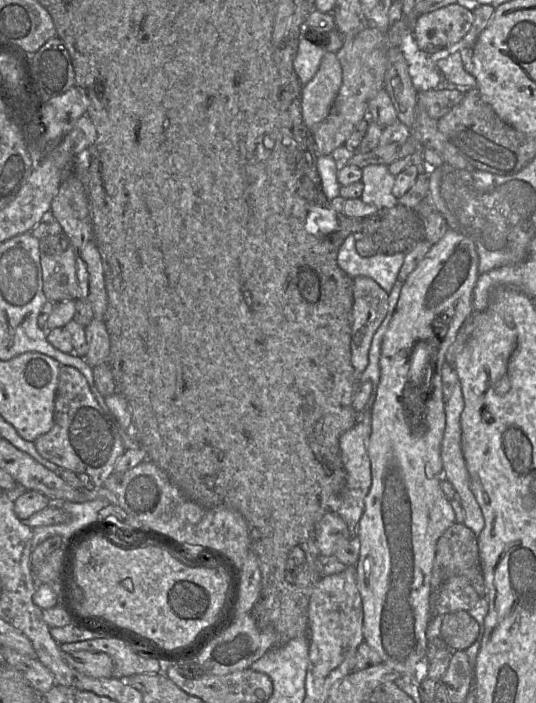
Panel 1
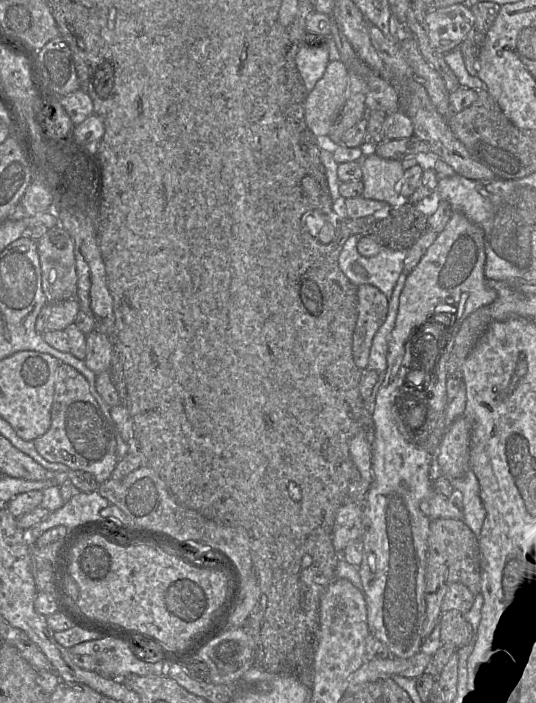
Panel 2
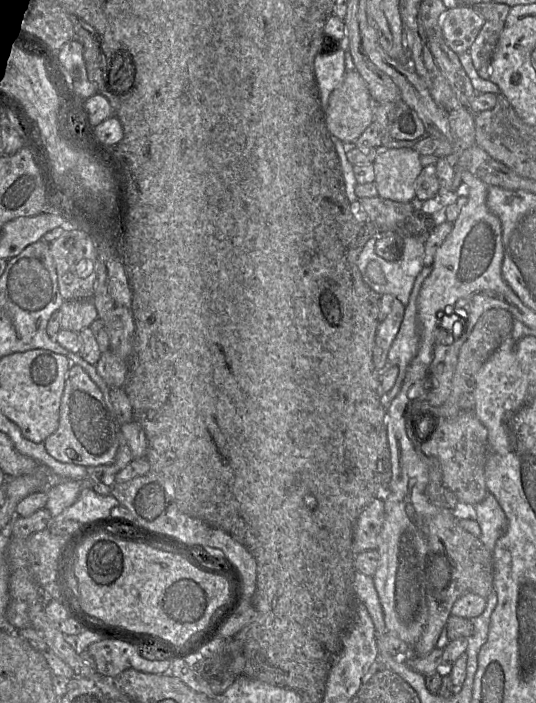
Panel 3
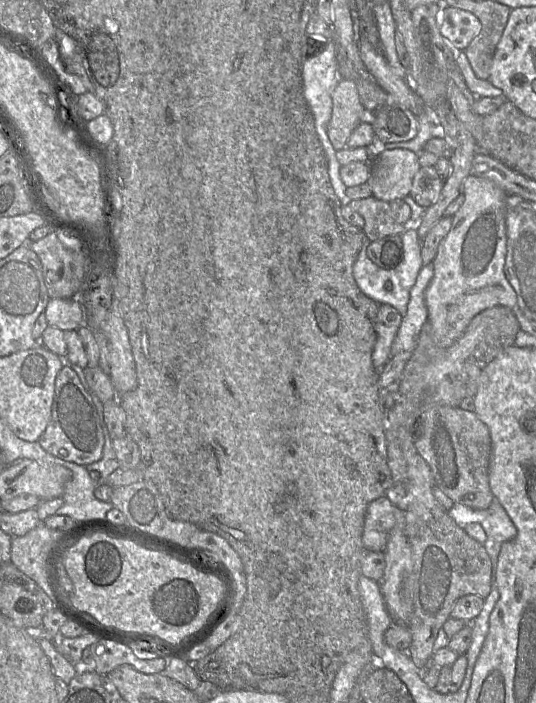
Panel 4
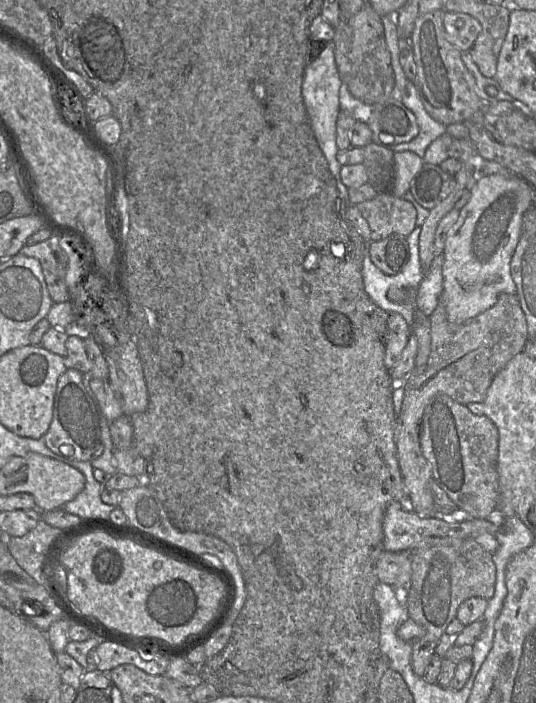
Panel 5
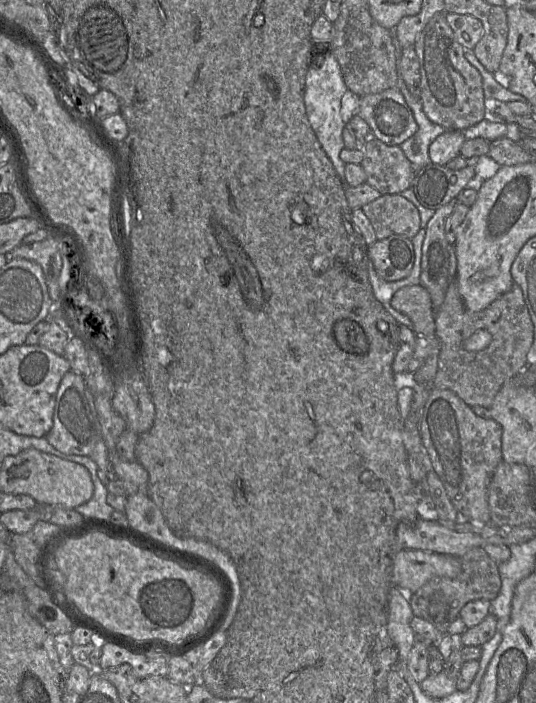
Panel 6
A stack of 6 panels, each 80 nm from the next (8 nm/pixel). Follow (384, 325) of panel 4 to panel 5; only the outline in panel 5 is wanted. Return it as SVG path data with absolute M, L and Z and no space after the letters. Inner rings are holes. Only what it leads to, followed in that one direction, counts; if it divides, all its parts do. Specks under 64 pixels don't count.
M389 313L385 333L384 364L388 370L400 359L411 334L411 326L398 313Z

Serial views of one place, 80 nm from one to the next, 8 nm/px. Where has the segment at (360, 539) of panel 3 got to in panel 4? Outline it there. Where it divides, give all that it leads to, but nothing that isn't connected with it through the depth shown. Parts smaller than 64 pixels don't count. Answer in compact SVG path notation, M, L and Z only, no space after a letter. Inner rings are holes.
M386 495L369 504L362 534L363 545L367 551L384 552L389 535L397 522L398 510L402 511Z

